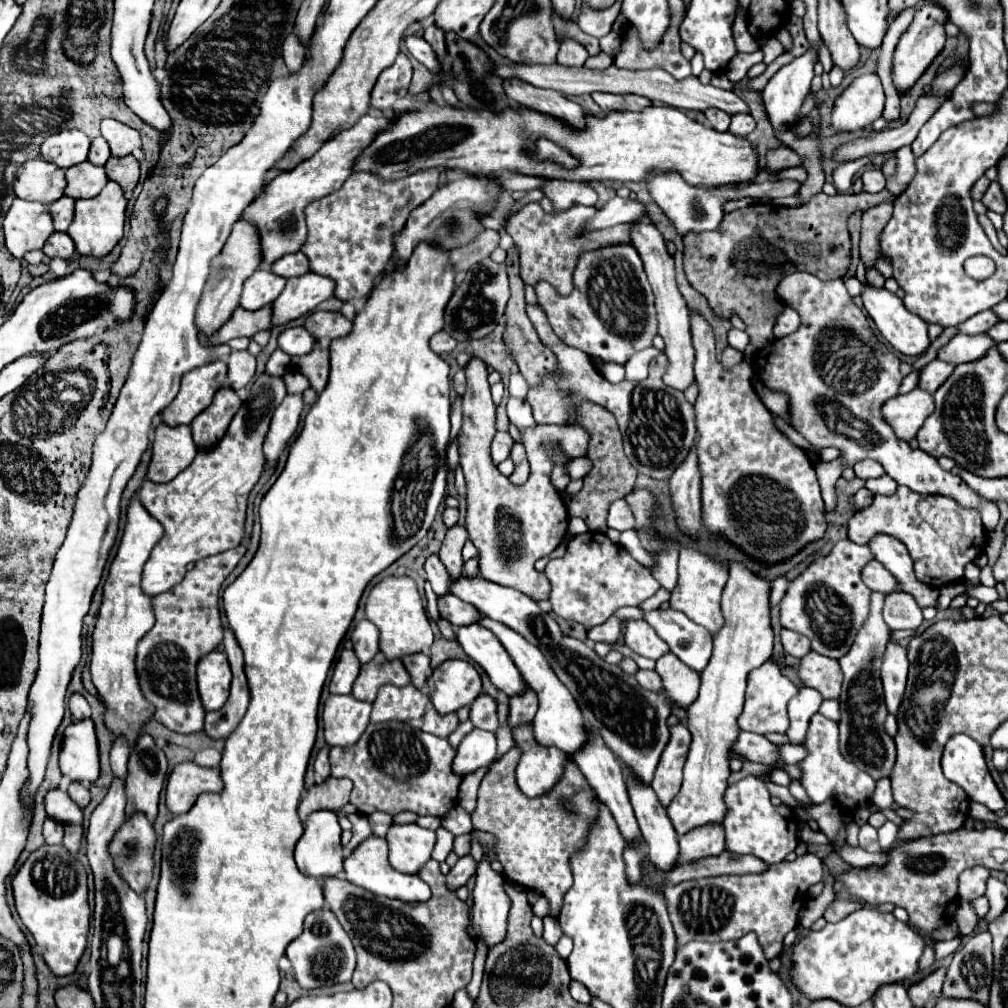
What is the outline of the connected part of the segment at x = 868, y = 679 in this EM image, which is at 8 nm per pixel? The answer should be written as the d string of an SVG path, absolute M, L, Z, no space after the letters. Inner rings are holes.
M879 592L871 594L871 612L863 622L851 650L839 660L843 670L843 692L839 698L841 704L841 722L839 722L839 750L843 758L857 764L873 780L889 776L895 764L895 742L883 732L883 722L887 716L883 688L881 688L881 658L891 642L891 630L883 620L883 600Z

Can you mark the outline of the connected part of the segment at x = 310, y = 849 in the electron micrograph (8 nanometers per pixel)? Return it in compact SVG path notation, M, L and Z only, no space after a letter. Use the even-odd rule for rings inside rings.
M331 810L313 812L303 822L303 836L295 846L295 862L307 876L335 876L343 870L341 826Z

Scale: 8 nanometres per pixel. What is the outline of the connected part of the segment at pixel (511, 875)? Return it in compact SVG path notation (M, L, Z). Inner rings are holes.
M511 748L501 760L497 760L491 766L491 770L485 774L479 786L477 808L471 818L475 830L489 832L495 836L493 854L503 864L503 878L515 886L521 886L523 890L539 890L549 900L549 916L557 918L559 908L563 904L563 896L567 888L571 888L571 880L573 880L571 864L569 864L571 852L575 852L575 848L583 844L583 836L587 836L587 824L595 820L595 804L591 804L591 800L595 800L595 790L589 788L587 780L583 780L583 774L579 772L579 768L575 768L575 762L569 758L567 768L563 770L563 780L559 780L559 784L555 784L555 788L551 788L547 796L527 798L523 796L515 780L515 764L519 762L519 756L521 752L517 748Z

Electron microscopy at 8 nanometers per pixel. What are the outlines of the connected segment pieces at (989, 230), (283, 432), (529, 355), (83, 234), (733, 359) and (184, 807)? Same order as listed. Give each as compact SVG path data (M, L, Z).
M981 214L981 216L979 216L979 224L983 226L985 234L989 236L989 240L991 240L991 244L997 248L997 252L999 252L999 254L1007 254L1007 250L1005 250L1005 248L999 244L999 240L997 240L997 232L995 232L995 228L993 228L991 220L989 220L985 214Z
M287 394L285 400L275 410L273 420L271 420L271 428L265 438L265 446L263 446L263 452L267 456L267 464L277 462L287 440L295 434L295 430L299 426L301 410L303 410L303 396L301 394Z
M511 246L511 252L507 256L507 272L509 272L509 282L511 282L511 298L509 298L509 304L505 310L505 316L507 316L505 346L511 350L521 374L525 376L529 386L535 386L535 384L541 384L543 376L553 372L557 368L557 364L555 364L555 354L539 342L539 336L537 336L537 332L535 332L535 328L525 312L525 284L519 276L519 250L515 246Z
M109 182L95 198L77 200L75 218L73 218L73 222L71 222L69 230L67 230L67 234L75 242L77 252L81 256L95 256L95 258L107 256L123 236L125 208L127 208L127 200L123 196L123 190L115 182Z
M727 346L727 348L723 350L723 356L721 356L721 364L723 364L725 368L731 368L731 366L739 364L741 360L743 360L743 354L741 354L739 350L735 350L735 348L731 348L731 346Z
M195 762L177 764L167 780L167 808L173 814L185 814L203 792L221 792L221 770L205 768Z

